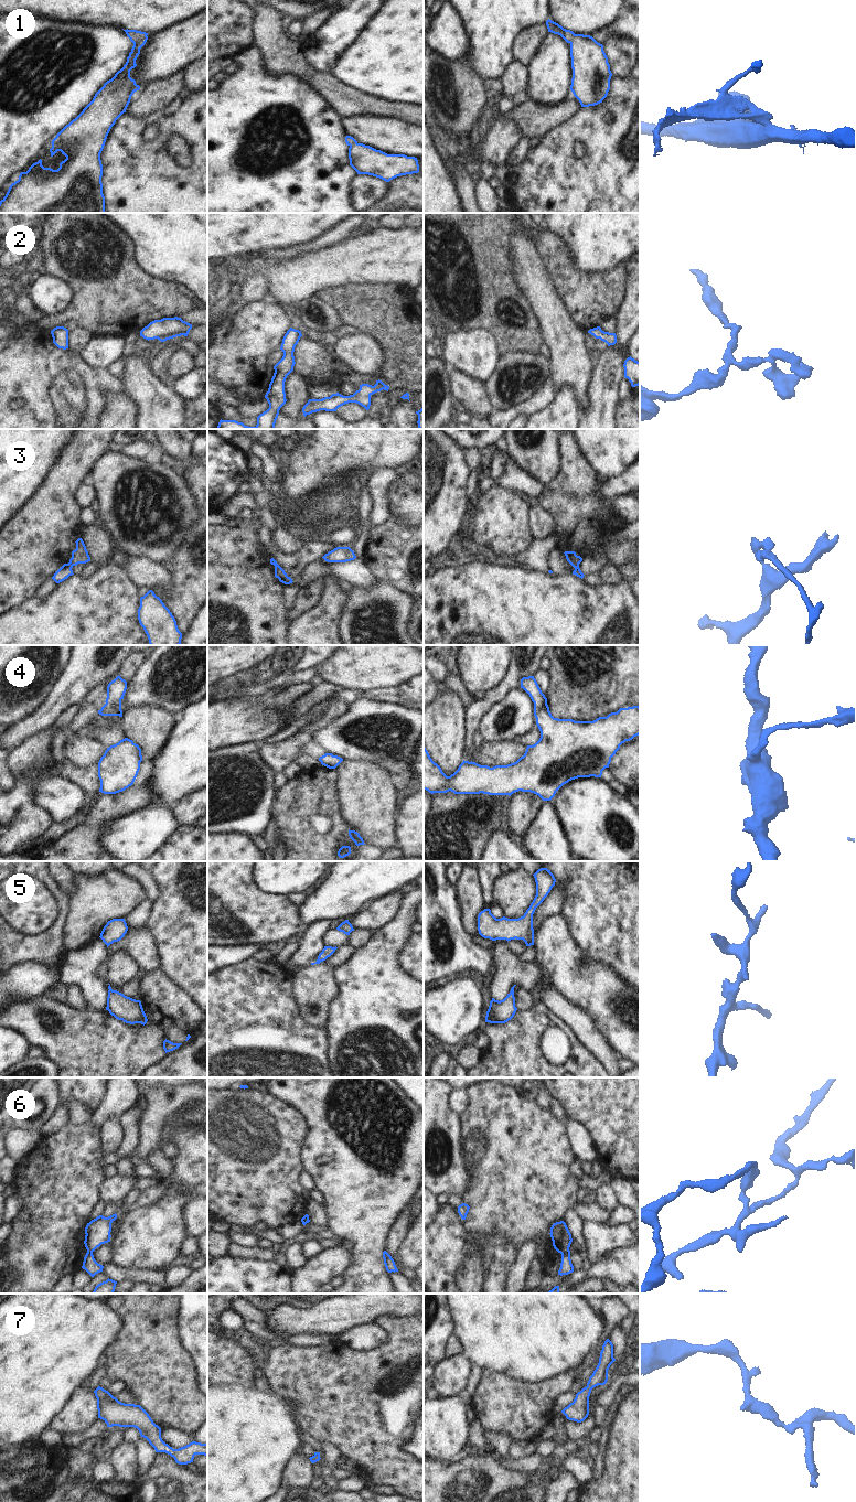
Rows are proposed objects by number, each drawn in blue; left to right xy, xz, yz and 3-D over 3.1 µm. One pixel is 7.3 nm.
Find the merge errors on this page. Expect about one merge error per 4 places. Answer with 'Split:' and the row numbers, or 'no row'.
Split: 1, 3, 6

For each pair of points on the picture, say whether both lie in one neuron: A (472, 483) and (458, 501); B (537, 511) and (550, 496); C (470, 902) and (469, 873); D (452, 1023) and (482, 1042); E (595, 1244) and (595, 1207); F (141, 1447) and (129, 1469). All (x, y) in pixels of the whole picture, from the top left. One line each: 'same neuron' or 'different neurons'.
A: different neurons
B: different neurons
C: same neuron
D: different neurons
E: different neurons
F: different neurons

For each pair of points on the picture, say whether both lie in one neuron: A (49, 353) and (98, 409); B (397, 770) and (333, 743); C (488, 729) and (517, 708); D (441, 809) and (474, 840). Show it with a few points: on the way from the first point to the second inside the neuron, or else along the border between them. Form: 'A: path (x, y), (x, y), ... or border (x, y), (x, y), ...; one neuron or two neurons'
A: path (67, 360), (77, 362), (98, 383), (98, 390); one neuron
B: path (382, 754), (349, 744); one neuron
C: path (495, 720), (498, 714), (509, 705); one neuron
D: path (449, 817), (467, 835); one neuron

